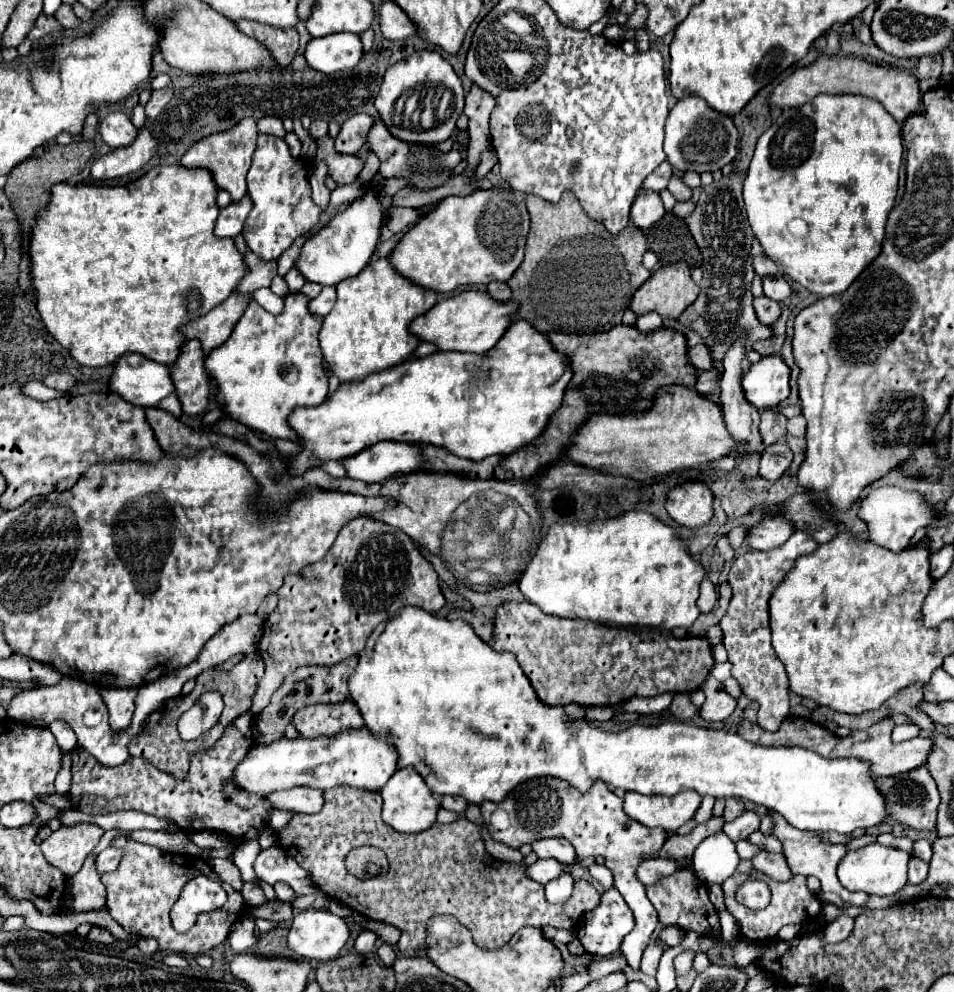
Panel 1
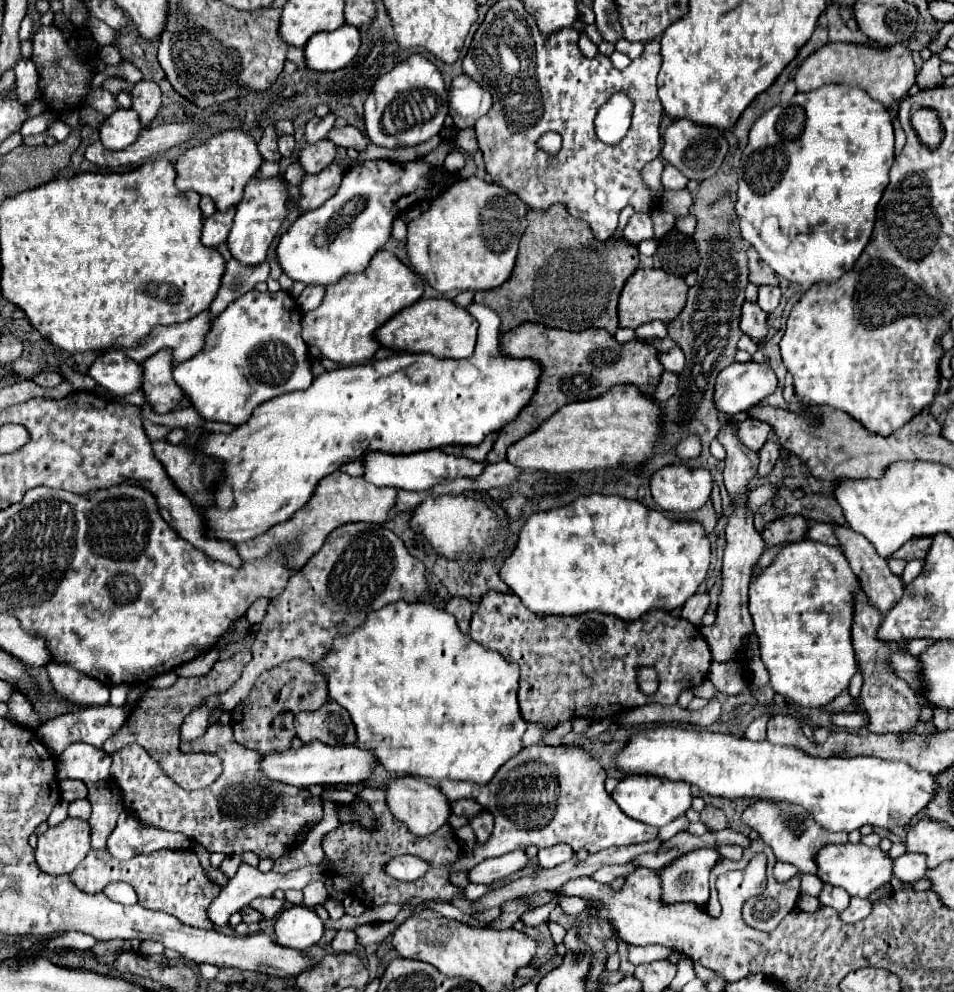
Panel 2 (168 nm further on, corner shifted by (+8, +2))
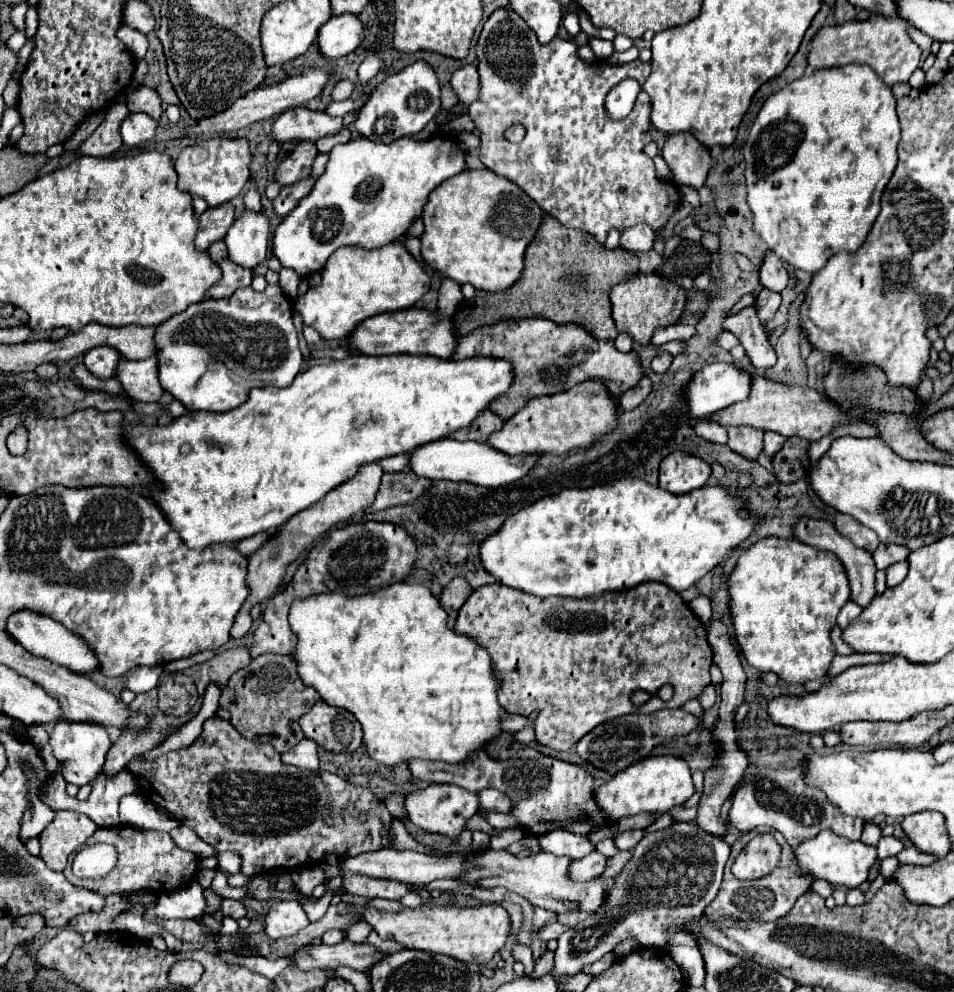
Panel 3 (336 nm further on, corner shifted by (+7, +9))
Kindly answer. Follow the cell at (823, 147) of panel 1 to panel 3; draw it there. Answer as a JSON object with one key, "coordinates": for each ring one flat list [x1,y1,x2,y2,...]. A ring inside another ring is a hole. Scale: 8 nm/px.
{"coordinates":[[847,64,847,66,839,66,839,68,825,68,825,70,815,70,809,72,807,76,801,76,793,82,789,82,785,88,781,88,779,92,771,94,763,108,759,110,747,144,743,148,745,152,745,160,747,160,747,170,745,170,745,180,747,180,747,202,749,208,753,210,753,226,755,232,767,242,767,246,771,246,771,250,785,262,789,262,793,268,805,270,809,274,815,274,817,270,821,270,821,266,825,266,827,258,831,258,837,252,855,252,867,238,875,218,879,216,881,210,881,196,883,190,887,186,887,182,893,176,893,170,897,166,897,144,901,138,901,130,899,130,899,120,895,114,895,96,891,94,891,86,885,84,869,66,857,66,857,64]]}

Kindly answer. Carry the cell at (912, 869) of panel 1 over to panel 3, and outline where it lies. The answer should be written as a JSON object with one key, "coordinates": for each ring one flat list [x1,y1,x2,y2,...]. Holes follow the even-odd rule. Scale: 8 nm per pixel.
{"coordinates":[[911,846,911,848,903,848,903,850,897,854,897,860,899,860,899,864,919,864,919,866,929,866,929,864,933,864,937,858,935,858,933,854,921,852,919,848]]}

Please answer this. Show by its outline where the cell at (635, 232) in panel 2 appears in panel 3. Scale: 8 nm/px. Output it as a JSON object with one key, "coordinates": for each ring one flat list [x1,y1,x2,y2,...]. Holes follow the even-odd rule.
{"coordinates":[[631,226,621,232,621,248,629,252,649,252,655,242,655,232,649,226]]}

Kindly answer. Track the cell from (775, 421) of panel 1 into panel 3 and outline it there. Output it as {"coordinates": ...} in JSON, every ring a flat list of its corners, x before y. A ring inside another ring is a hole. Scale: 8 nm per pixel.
{"coordinates":[[731,426,727,432,729,432,727,446,733,452,749,460,757,460,757,456,763,450,763,430,753,430,749,426]]}

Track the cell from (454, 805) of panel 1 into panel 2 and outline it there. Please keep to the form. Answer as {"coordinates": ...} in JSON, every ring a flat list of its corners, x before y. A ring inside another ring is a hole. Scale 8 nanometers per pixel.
{"coordinates":[[458,799,458,801,450,801,450,811,454,815,466,815,472,817,480,811,480,805,476,805,476,801,468,801,468,799]]}

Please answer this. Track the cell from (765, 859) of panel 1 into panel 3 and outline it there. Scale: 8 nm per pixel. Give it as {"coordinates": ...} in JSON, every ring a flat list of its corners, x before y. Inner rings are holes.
{"coordinates":[[619,852,619,854,615,854,613,858,607,860,607,868,605,868,605,872,601,876,605,876,605,878,617,876,621,872,621,868,629,862,629,858,631,858,631,852]]}

